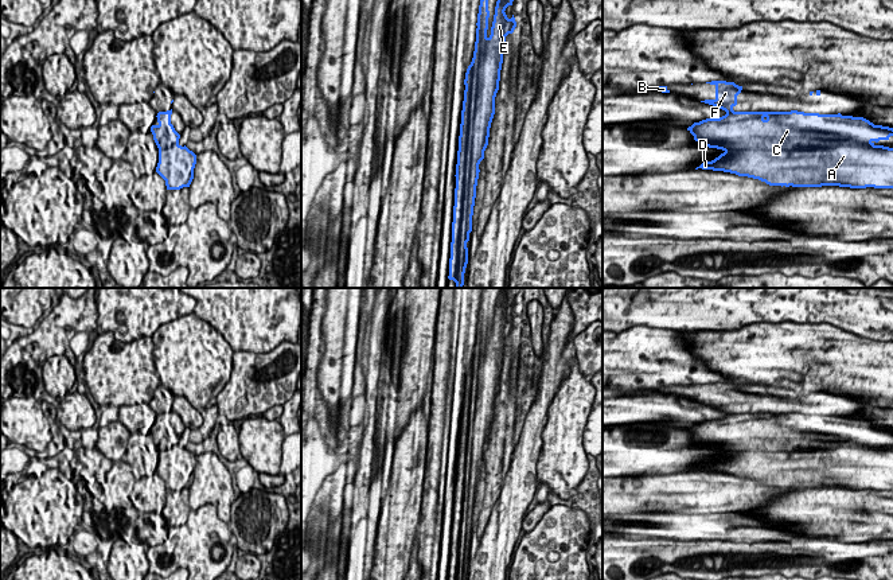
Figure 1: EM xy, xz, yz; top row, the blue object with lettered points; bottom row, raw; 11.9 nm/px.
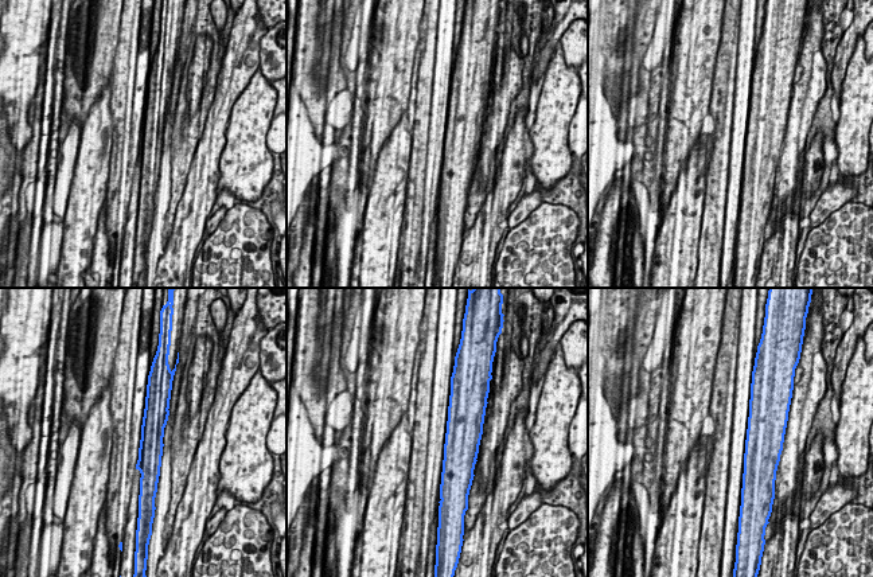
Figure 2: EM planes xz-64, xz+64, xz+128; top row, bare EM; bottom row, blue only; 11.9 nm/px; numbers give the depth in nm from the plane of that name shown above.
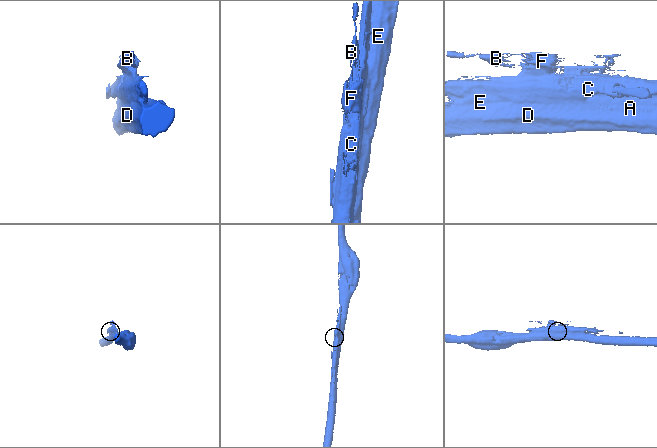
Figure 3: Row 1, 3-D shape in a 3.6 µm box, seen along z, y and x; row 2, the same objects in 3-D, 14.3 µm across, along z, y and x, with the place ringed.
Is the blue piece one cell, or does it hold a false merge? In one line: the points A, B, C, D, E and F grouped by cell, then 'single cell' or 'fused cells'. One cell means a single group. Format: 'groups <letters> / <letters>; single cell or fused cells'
groups A D E / B C F; fused cells

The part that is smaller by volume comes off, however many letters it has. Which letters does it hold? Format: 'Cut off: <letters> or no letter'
Cut off: B, C, F

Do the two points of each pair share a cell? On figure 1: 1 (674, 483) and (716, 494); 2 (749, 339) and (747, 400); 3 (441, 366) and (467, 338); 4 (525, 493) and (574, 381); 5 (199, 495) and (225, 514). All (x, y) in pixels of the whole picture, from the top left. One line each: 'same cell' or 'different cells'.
1: same cell
2: different cells
3: same cell
4: different cells
5: same cell

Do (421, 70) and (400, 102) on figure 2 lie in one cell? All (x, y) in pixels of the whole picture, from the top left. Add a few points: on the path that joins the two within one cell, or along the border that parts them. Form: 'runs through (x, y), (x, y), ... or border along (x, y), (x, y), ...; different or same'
border along (416, 55), (409, 104), (405, 110); different

